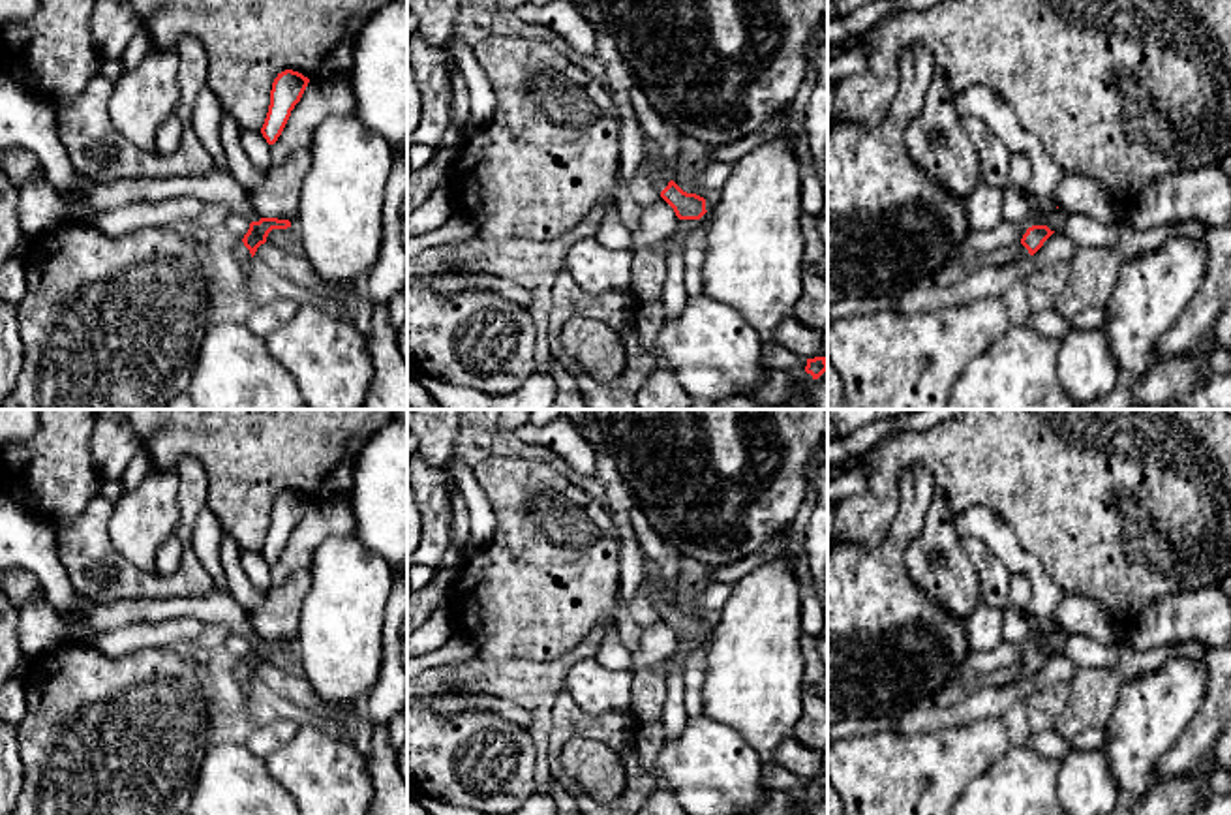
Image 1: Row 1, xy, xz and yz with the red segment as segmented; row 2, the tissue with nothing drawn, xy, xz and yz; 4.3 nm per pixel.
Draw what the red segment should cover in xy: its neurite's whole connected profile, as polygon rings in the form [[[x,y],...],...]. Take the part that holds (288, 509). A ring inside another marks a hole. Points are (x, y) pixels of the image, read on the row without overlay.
[[[285,490],[274,500],[268,533],[261,548],[261,554],[268,565],[274,565],[281,556],[291,537],[291,531],[300,522],[308,503],[308,498],[293,490]]]

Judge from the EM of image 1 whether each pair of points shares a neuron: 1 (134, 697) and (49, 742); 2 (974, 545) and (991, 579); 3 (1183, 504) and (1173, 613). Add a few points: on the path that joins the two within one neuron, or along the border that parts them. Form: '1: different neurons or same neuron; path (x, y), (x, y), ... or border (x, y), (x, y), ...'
1: same neuron; path (113, 718), (89, 742), (70, 742)
2: same neuron; path (980, 553), (991, 571)
3: different neurons; border (1211, 584), (1200, 590), (1160, 596), (1138, 618)

